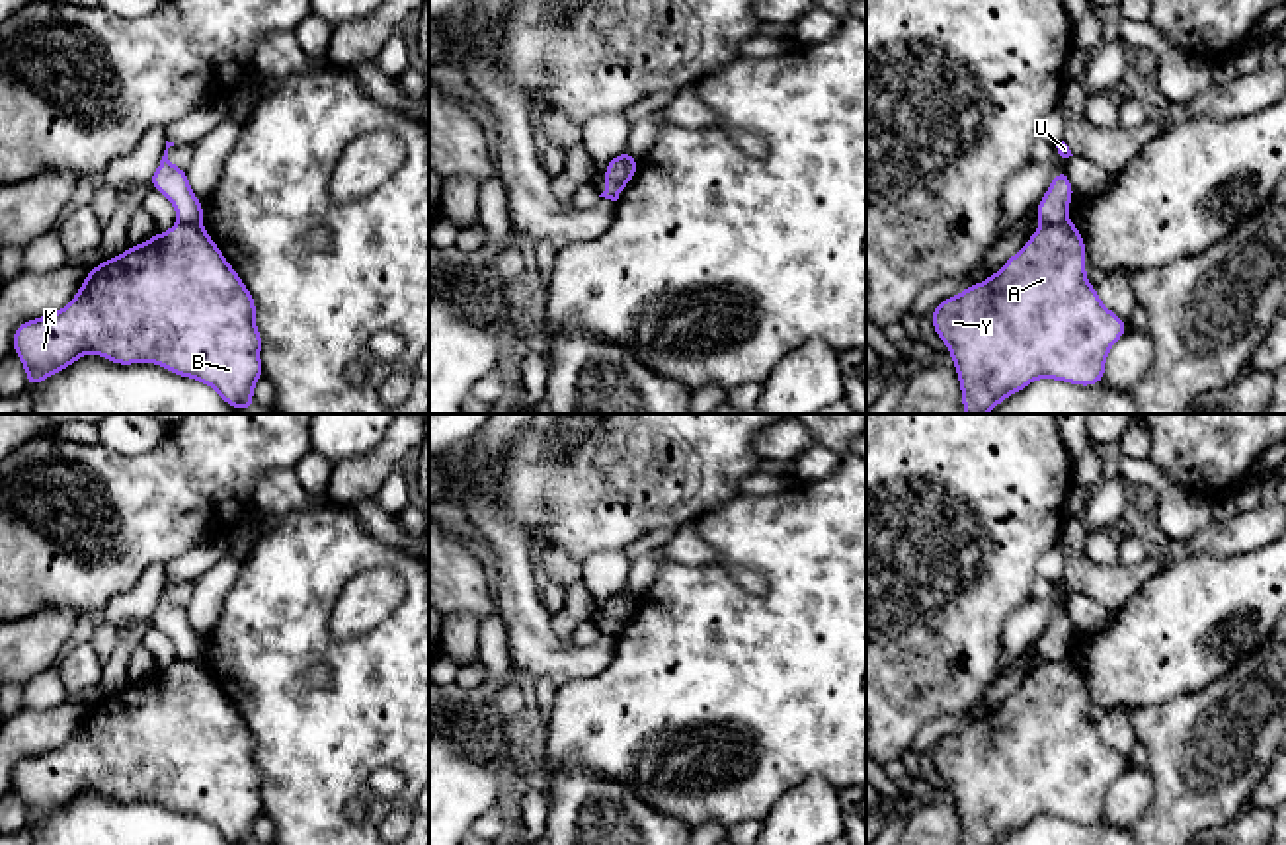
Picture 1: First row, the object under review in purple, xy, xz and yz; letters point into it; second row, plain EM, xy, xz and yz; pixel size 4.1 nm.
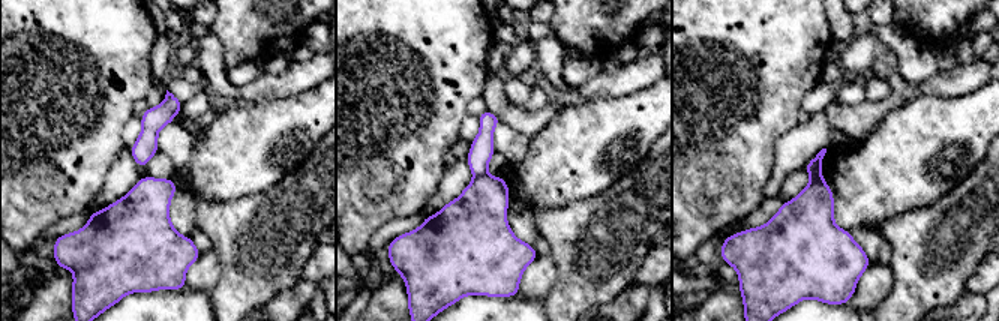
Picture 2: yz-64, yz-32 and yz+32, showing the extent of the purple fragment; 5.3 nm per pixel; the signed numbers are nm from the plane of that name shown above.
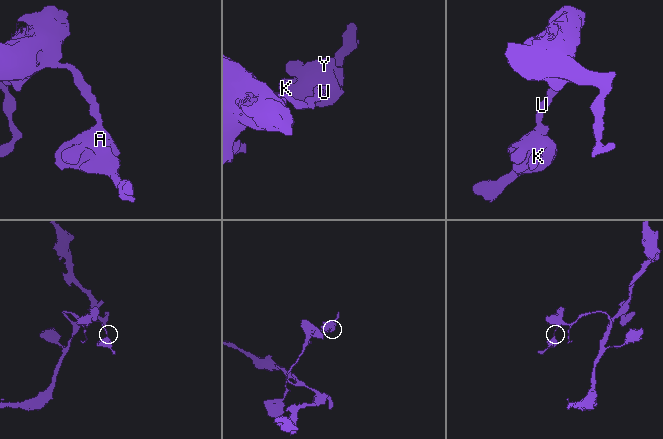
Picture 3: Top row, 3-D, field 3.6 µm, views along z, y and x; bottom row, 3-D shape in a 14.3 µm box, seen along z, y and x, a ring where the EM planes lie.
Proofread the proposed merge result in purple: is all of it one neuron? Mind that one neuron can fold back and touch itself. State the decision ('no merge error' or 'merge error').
merge error

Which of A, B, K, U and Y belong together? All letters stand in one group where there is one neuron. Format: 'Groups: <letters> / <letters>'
Groups: A B K Y / U

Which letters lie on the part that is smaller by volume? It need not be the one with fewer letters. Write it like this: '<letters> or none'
A, B, K, Y

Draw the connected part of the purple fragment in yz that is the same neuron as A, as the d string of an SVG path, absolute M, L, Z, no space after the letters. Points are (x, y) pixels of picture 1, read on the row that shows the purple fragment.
M1069 219L1040 224L997 273L941 301L931 320L954 361L966 414L987 414L1036 379L1101 382L1108 351L1128 330L1087 281L1085 240Z

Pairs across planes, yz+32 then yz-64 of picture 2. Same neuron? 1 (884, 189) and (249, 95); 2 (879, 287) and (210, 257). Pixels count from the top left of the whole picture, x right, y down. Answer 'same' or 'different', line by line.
1: different
2: same

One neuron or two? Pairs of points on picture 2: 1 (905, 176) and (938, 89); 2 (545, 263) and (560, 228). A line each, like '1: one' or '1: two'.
1: two
2: two

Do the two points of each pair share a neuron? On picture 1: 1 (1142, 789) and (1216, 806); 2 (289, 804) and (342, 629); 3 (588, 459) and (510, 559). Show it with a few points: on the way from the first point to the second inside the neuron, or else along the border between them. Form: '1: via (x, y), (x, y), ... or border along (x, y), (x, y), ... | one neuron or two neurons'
1: border along (1148, 767), (1154, 779), (1154, 801), (1134, 824) | two neurons
2: border along (383, 621), (346, 639), (336, 639), (328, 631) | two neurons
3: border along (502, 498), (506, 514), (533, 541) | two neurons

